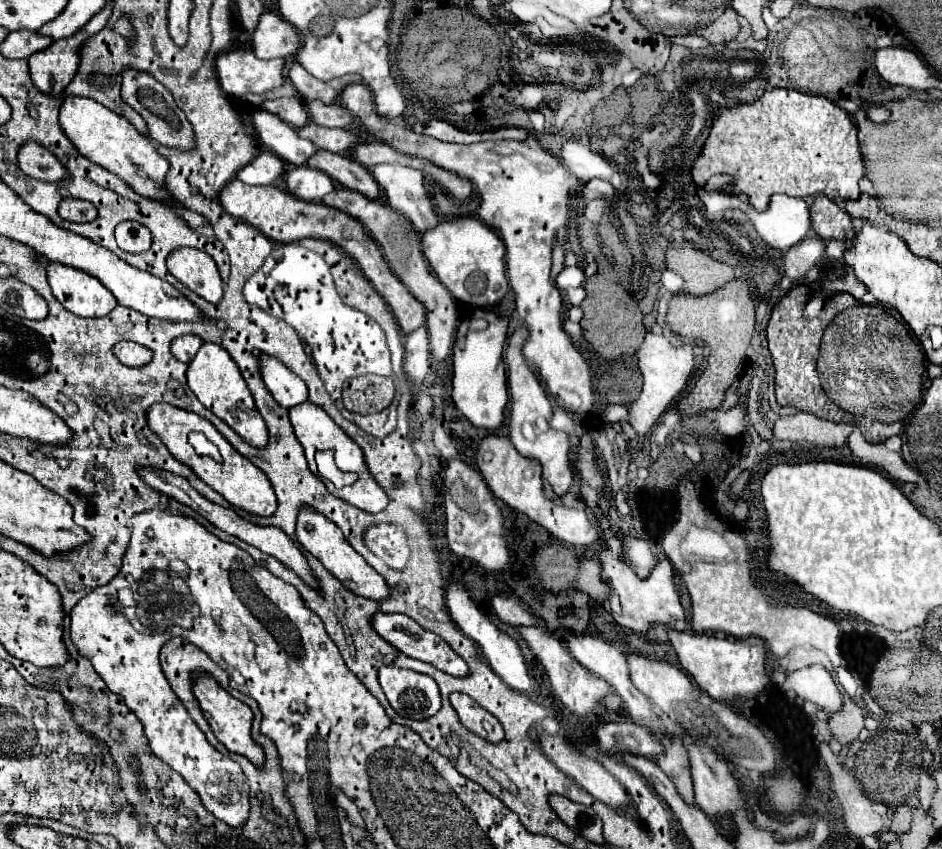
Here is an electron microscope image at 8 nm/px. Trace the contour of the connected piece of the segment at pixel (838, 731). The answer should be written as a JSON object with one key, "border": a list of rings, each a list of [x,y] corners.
{"border":[[[844,699],[844,705],[840,711],[832,713],[830,717],[830,731],[832,735],[842,743],[848,745],[858,739],[860,731],[864,729],[864,713],[858,709],[850,699]]]}

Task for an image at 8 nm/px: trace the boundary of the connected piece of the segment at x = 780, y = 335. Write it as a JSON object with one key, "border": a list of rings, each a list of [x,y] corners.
{"border":[[[796,285],[794,289],[788,291],[788,295],[774,305],[772,309],[772,315],[770,315],[770,321],[768,321],[768,329],[766,329],[766,335],[768,335],[768,345],[770,345],[770,353],[772,353],[772,361],[774,361],[774,369],[776,369],[776,399],[780,405],[794,405],[798,407],[800,411],[806,411],[806,413],[812,413],[820,419],[828,419],[828,421],[846,421],[846,423],[852,423],[856,425],[862,435],[870,441],[870,443],[882,443],[886,441],[888,437],[892,435],[898,435],[900,431],[900,423],[880,423],[880,421],[872,421],[868,417],[856,417],[840,407],[836,407],[836,403],[832,403],[822,385],[820,385],[820,377],[818,377],[818,367],[816,367],[816,361],[818,361],[818,347],[820,347],[820,339],[822,339],[822,333],[826,329],[826,325],[830,323],[832,315],[834,315],[834,305],[846,305],[846,295],[838,295],[830,301],[826,301],[826,305],[830,307],[824,307],[822,313],[814,319],[808,319],[804,315],[804,309],[806,309],[806,303],[810,301],[810,287],[808,285]]]}

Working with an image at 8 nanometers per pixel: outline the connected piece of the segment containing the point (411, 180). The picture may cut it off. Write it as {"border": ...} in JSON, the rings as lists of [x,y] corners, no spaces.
{"border":[[[376,165],[372,177],[386,191],[390,207],[402,213],[418,233],[438,225],[438,217],[424,187],[422,171],[404,165]]]}

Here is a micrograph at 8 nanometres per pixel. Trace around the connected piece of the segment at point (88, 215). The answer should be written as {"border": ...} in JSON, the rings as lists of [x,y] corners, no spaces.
{"border":[[[62,199],[58,213],[62,219],[72,223],[90,223],[96,219],[96,207],[82,199]]]}

